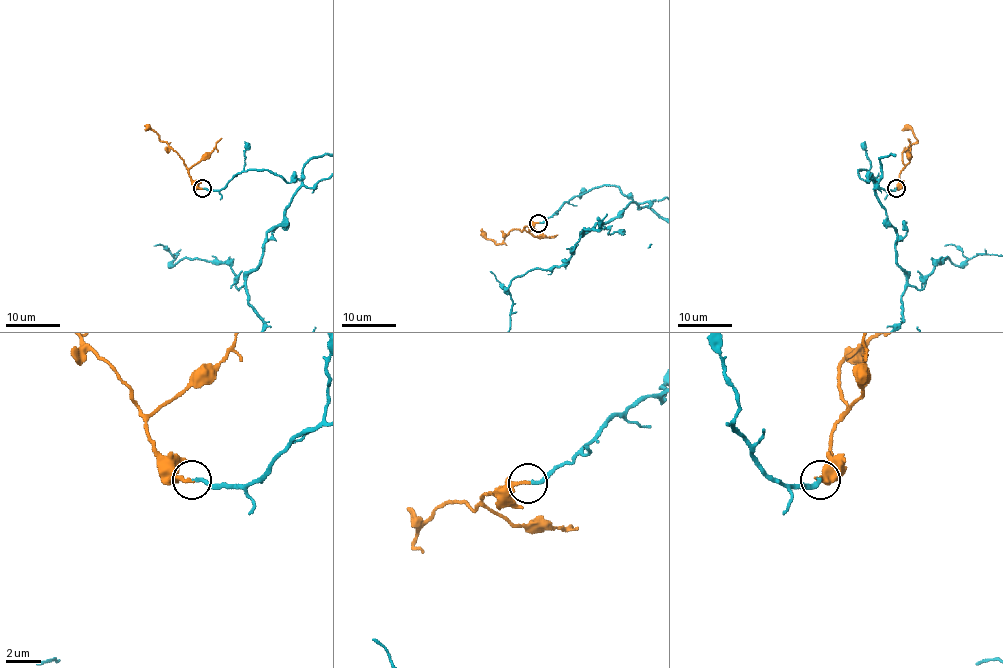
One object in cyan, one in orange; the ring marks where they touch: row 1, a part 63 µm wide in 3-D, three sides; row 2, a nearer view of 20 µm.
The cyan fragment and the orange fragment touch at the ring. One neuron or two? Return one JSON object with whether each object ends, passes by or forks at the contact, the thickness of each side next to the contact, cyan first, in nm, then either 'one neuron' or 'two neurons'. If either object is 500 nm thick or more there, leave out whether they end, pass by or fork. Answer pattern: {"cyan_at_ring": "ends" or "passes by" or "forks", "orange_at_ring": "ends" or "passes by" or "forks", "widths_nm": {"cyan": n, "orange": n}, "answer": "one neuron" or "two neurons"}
{"cyan_at_ring": "ends", "orange_at_ring": "ends", "widths_nm": {"cyan": 200, "orange": 240}, "answer": "one neuron"}

